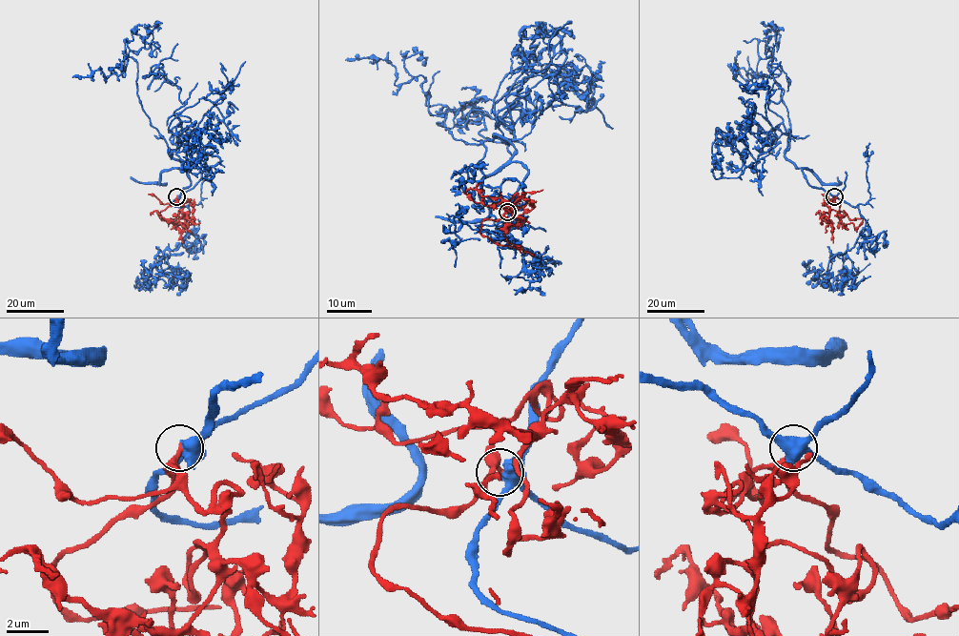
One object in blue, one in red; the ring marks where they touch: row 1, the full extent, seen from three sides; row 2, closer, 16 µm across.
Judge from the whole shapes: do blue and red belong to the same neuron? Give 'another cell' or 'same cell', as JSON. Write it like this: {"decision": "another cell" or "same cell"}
{"decision": "same cell"}

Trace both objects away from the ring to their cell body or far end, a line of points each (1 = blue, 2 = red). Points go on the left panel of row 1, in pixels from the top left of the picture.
1: (177, 196), (190, 179), (170, 155), (172, 120), (215, 102), (223, 118), (207, 128), (222, 148)
2: (177, 196), (183, 206), (178, 216), (179, 210), (187, 224), (175, 223), (178, 227), (194, 219)

